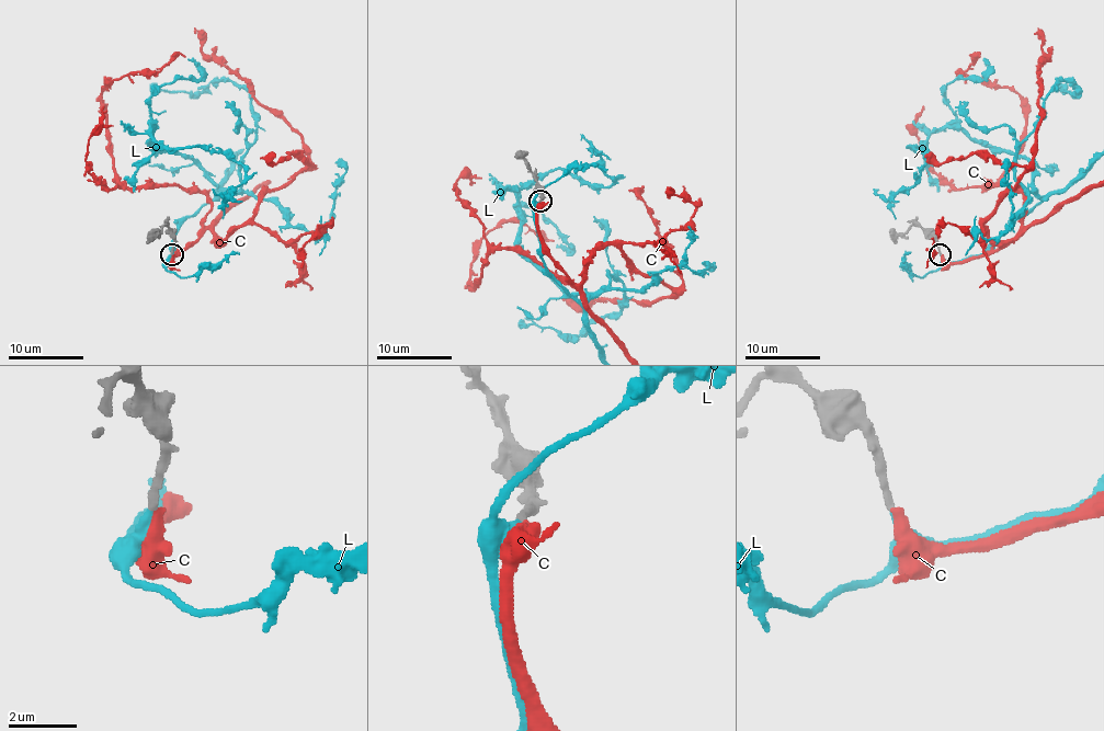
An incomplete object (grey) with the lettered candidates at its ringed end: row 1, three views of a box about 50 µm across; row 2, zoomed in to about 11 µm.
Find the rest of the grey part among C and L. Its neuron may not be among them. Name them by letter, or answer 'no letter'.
L

